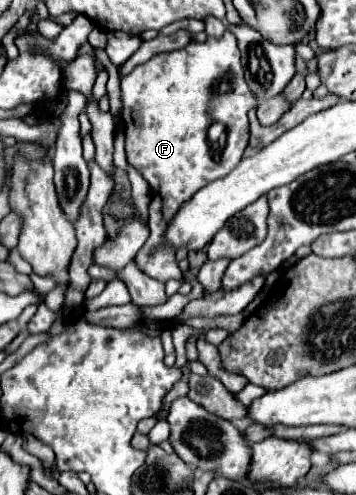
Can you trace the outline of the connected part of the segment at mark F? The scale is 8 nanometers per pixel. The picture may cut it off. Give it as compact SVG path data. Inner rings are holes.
M226 30L220 38L208 36L204 44L190 42L182 50L158 54L124 76L120 86L124 102L120 122L126 128L126 156L152 186L150 238L134 262L146 276L158 282L184 280L176 264L176 250L164 238L168 220L200 188L234 170L250 138L246 112L256 106L256 98L252 98L244 82L236 36ZM214 124L222 124L224 130L210 134Z

